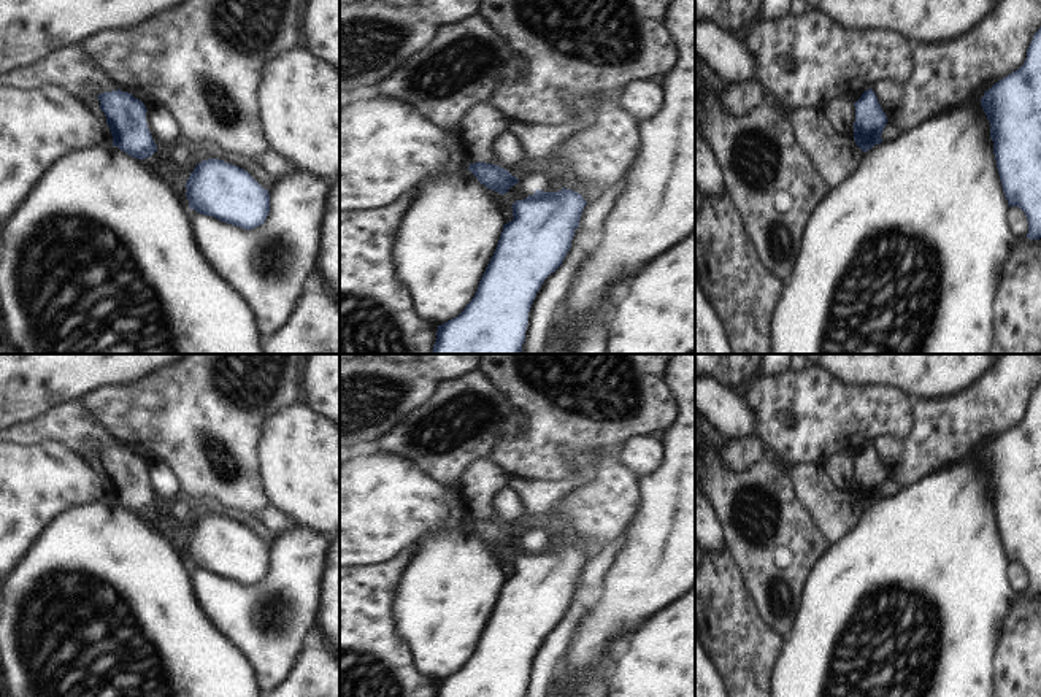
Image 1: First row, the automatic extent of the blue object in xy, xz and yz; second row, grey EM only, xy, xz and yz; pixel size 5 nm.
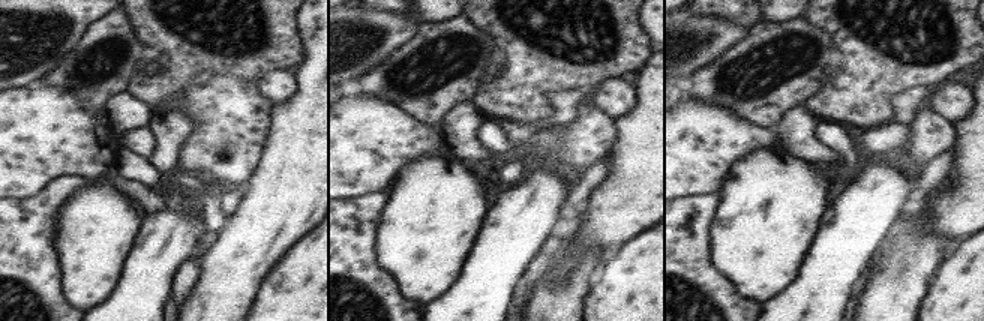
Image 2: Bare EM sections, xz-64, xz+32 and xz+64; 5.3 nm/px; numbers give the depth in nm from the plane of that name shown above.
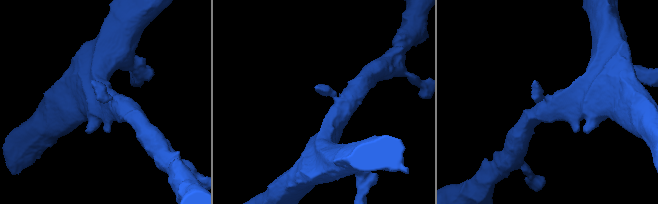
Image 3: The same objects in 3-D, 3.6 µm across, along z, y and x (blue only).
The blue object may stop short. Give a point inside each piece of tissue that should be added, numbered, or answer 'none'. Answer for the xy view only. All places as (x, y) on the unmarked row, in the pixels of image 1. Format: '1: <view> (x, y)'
none

